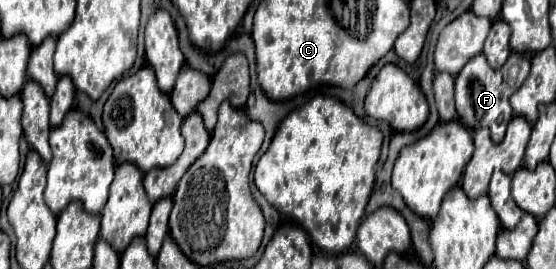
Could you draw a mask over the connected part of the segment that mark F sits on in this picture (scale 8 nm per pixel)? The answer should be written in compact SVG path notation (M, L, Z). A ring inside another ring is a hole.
M513 52L499 70L493 70L483 54L469 58L469 62L455 76L455 104L459 120L473 130L487 126L491 130L493 140L501 142L505 128L513 118L509 96L525 82L527 76L529 76L529 56L523 52Z

